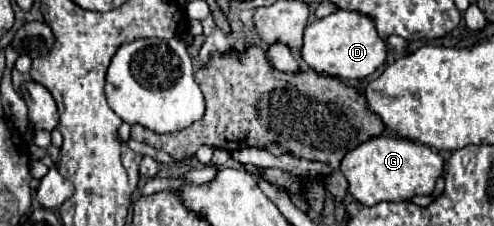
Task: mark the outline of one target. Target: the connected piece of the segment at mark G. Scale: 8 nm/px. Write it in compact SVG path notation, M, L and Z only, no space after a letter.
M371 138L365 144L351 150L341 160L341 172L349 182L349 194L365 206L375 206L379 202L401 202L413 196L431 194L437 178L443 172L443 158L429 146L415 144L411 140L397 138Z

